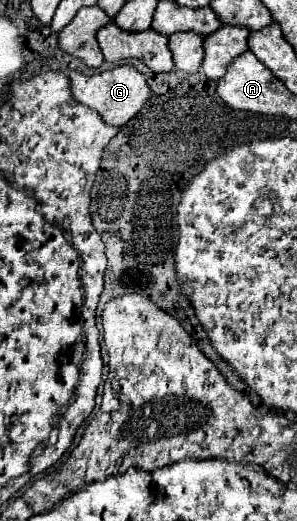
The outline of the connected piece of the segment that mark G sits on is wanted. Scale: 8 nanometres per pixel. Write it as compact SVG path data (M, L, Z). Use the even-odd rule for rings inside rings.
M117 66L113 70L93 74L93 76L85 76L85 74L73 70L67 76L71 80L73 98L77 102L81 102L83 106L93 108L95 112L99 112L103 122L111 124L111 126L127 124L143 108L143 104L151 96L151 90L149 90L149 86L145 82L145 76L141 72L137 72L133 66Z

